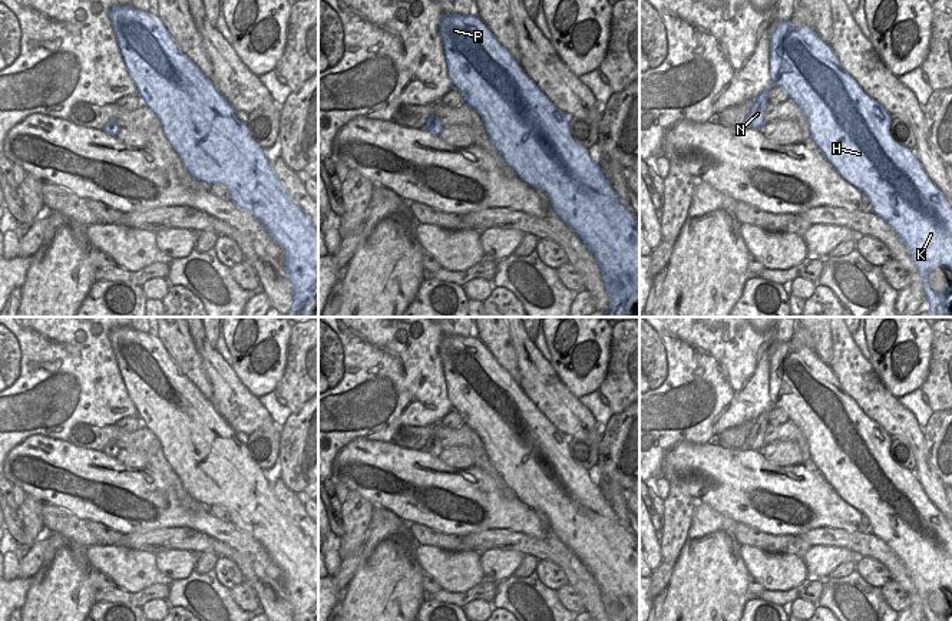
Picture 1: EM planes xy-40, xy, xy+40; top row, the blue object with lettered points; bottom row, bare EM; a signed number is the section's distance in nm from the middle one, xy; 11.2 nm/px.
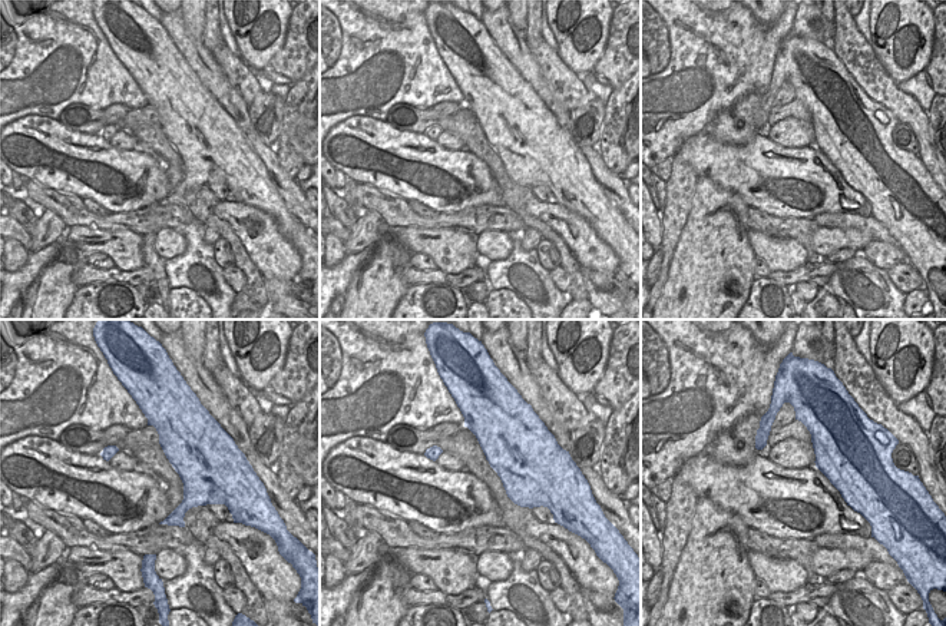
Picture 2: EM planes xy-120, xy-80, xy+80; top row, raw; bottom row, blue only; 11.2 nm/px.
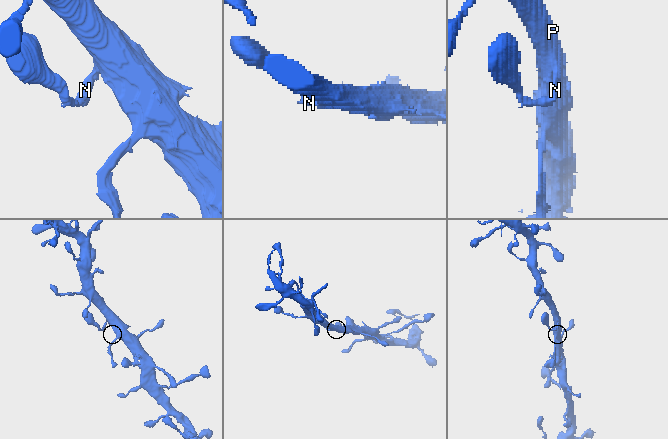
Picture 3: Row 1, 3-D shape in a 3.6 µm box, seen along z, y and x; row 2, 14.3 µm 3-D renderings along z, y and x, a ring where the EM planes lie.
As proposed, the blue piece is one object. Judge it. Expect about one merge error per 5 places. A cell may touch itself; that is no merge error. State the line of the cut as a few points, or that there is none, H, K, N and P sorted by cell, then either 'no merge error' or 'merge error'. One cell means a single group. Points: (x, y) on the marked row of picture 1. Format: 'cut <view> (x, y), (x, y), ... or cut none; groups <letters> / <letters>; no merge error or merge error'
cut none; groups H K N P; no merge error

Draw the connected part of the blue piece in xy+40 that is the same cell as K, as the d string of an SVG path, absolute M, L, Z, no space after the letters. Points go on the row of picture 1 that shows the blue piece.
M791 20L777 24L770 37L768 69L771 86L756 98L744 125L740 128L760 131L764 126L768 93L774 87L783 87L789 93L789 99L806 115L810 138L819 151L846 182L870 198L872 212L880 217L908 248L922 278L925 297L929 301L929 316L952 317L949 310L952 285L945 293L935 293L929 284L929 274L933 270L948 268L952 272L952 208L945 194L928 176L918 156L892 138L892 115L844 72L832 46L809 26L794 26Z

